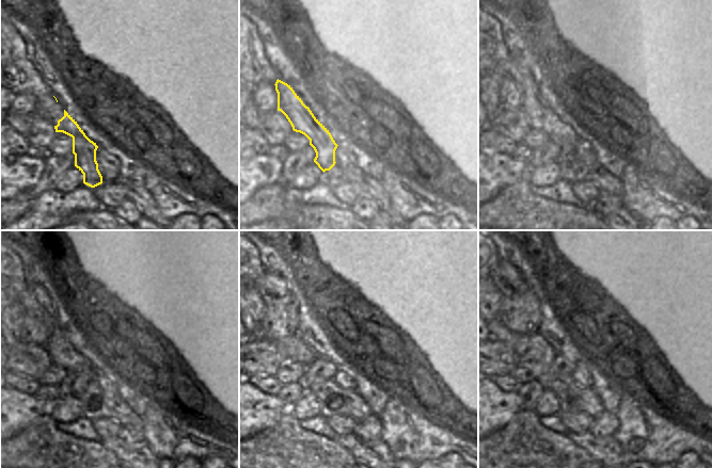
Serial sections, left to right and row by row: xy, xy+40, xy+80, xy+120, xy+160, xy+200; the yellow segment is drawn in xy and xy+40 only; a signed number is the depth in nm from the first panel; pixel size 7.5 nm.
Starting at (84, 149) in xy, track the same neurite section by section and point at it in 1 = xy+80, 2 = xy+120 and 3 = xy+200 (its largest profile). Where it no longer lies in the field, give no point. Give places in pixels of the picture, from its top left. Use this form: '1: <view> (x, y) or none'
1: xy+80 (540, 117)
2: xy+120 (34, 301)
3: xy+200 (508, 280)

